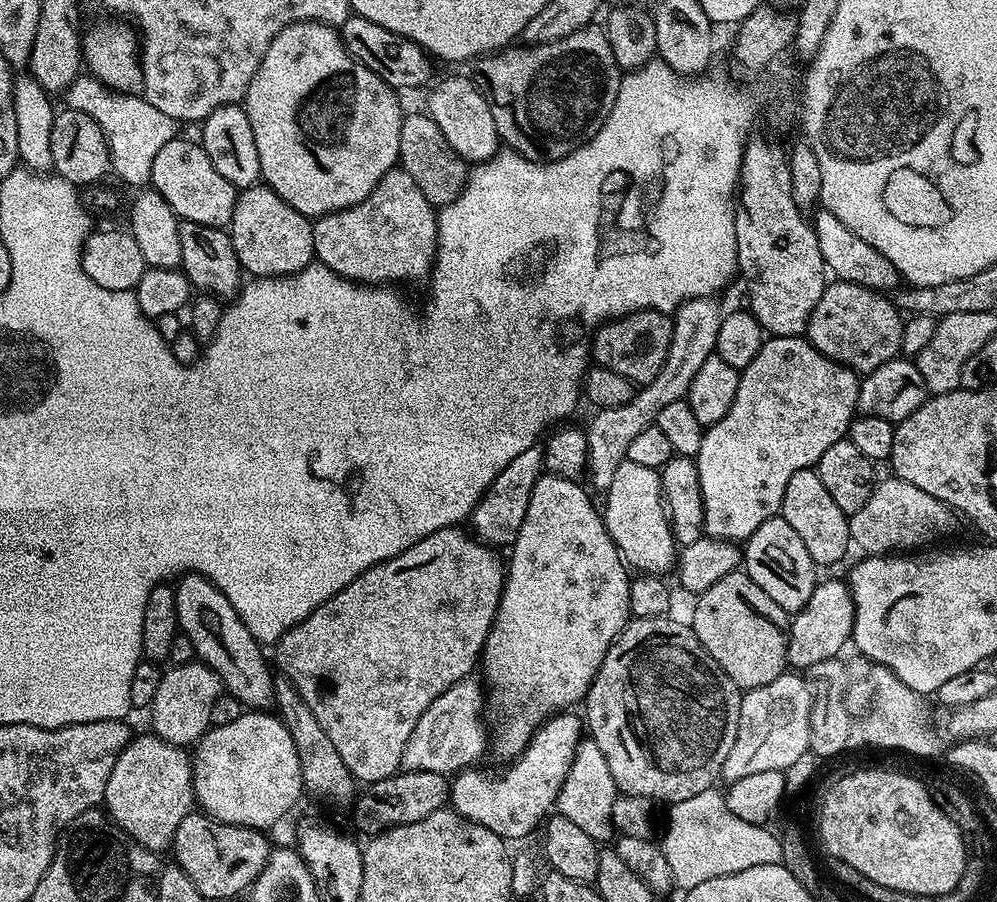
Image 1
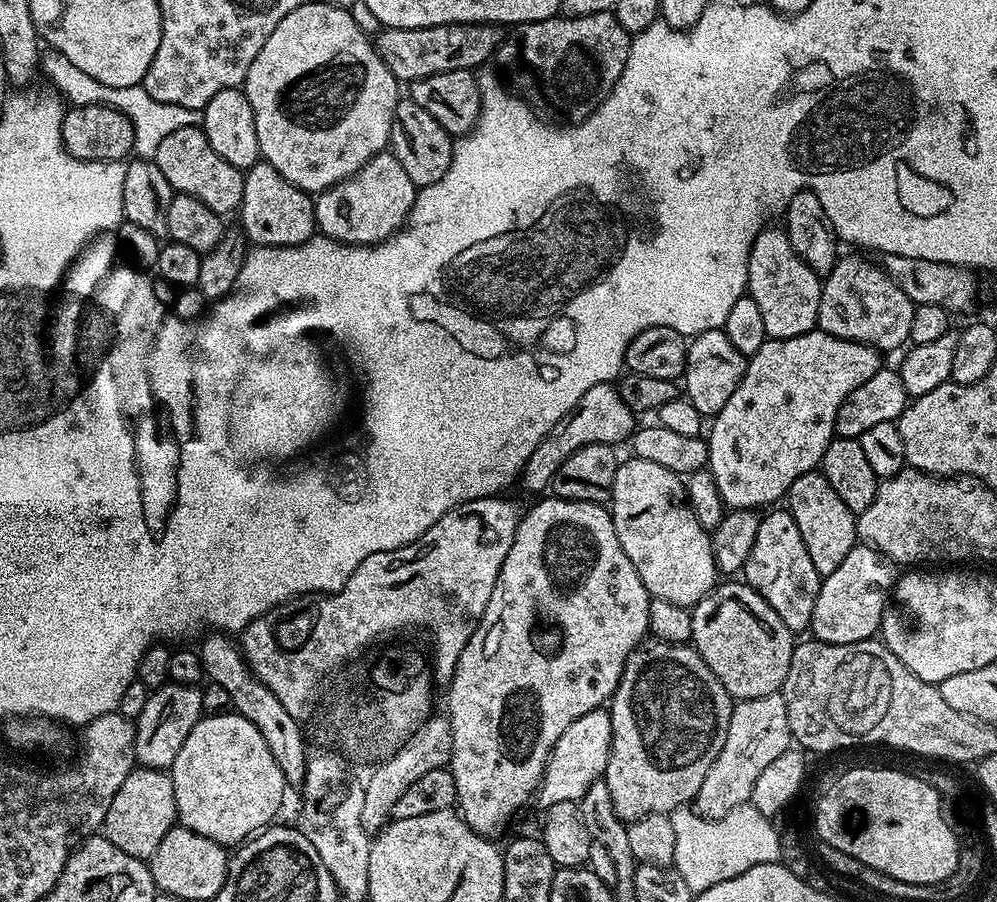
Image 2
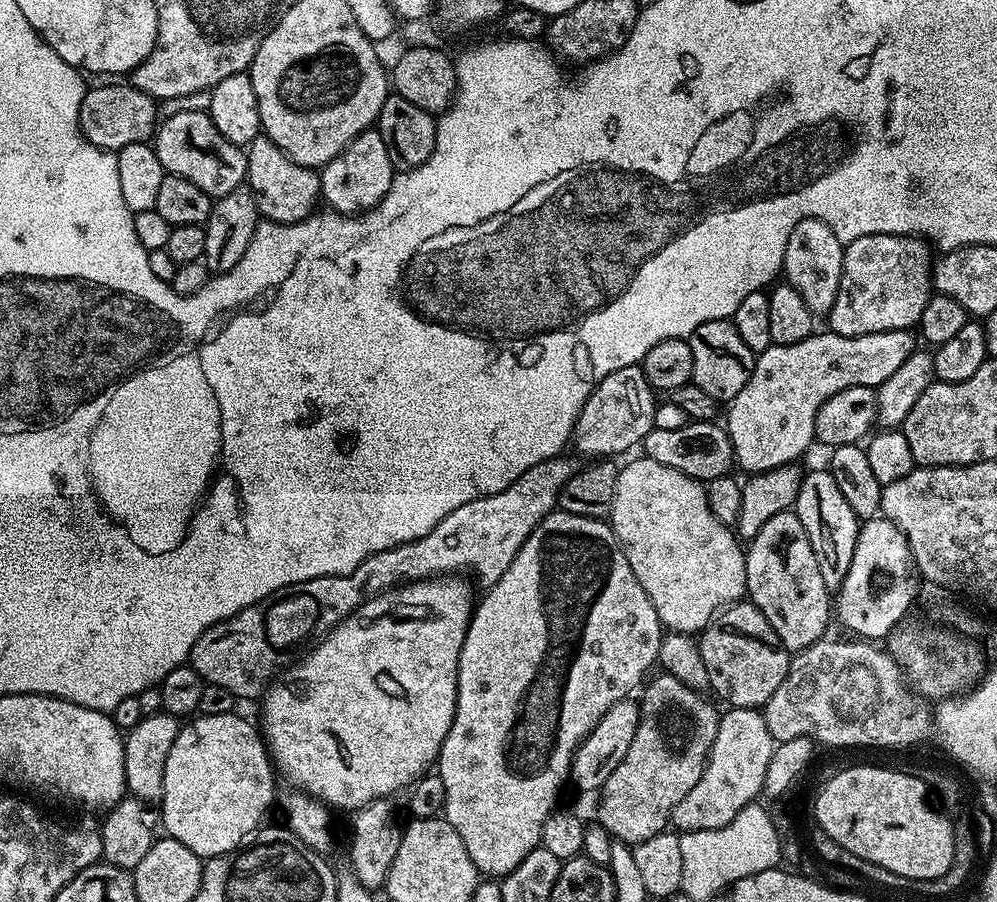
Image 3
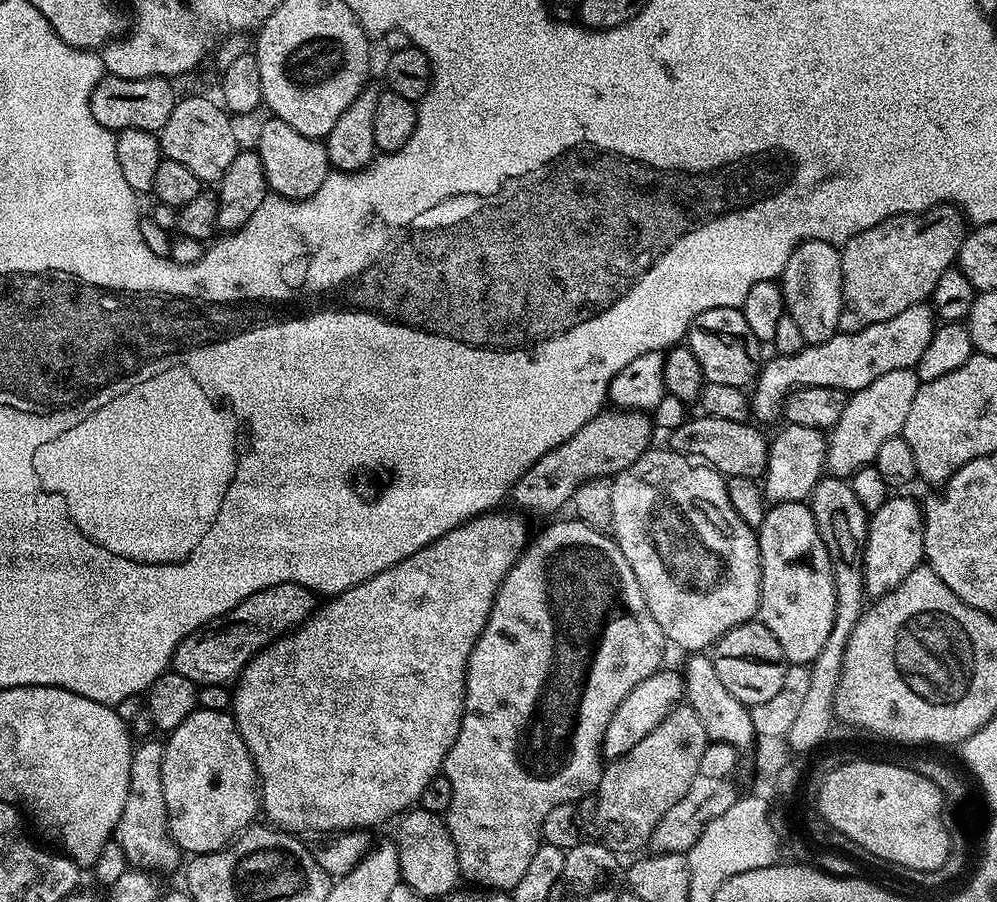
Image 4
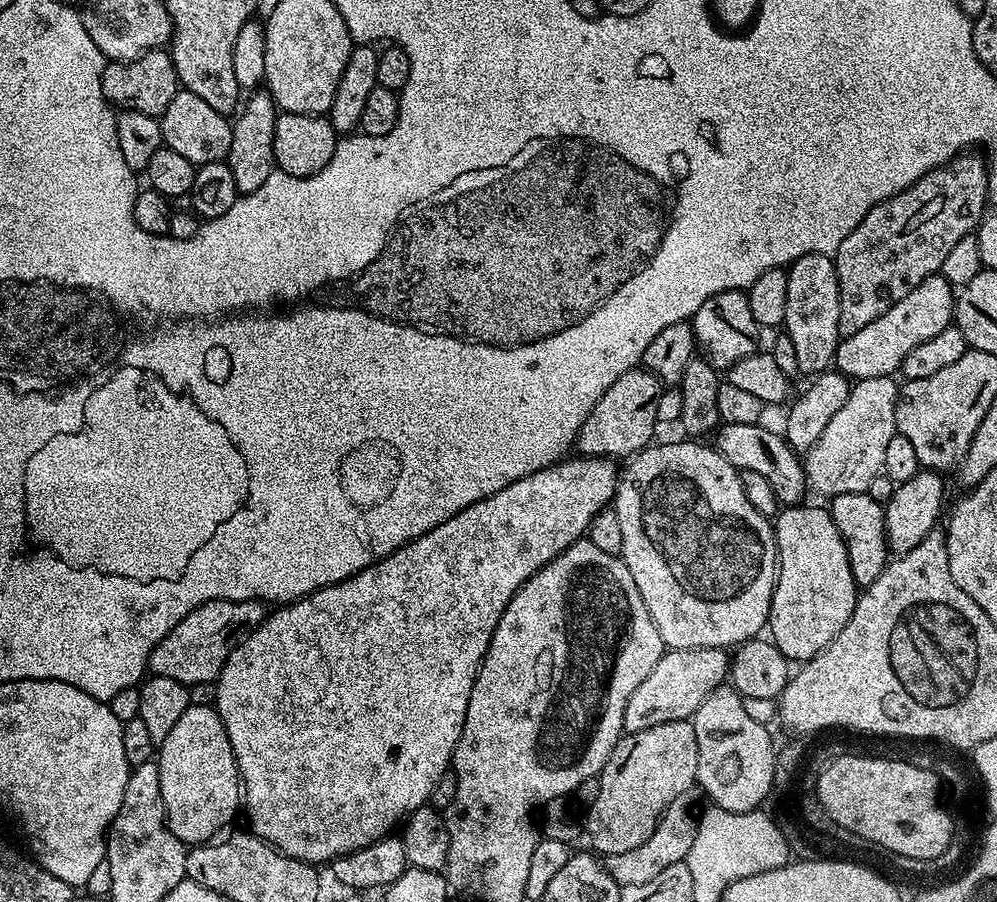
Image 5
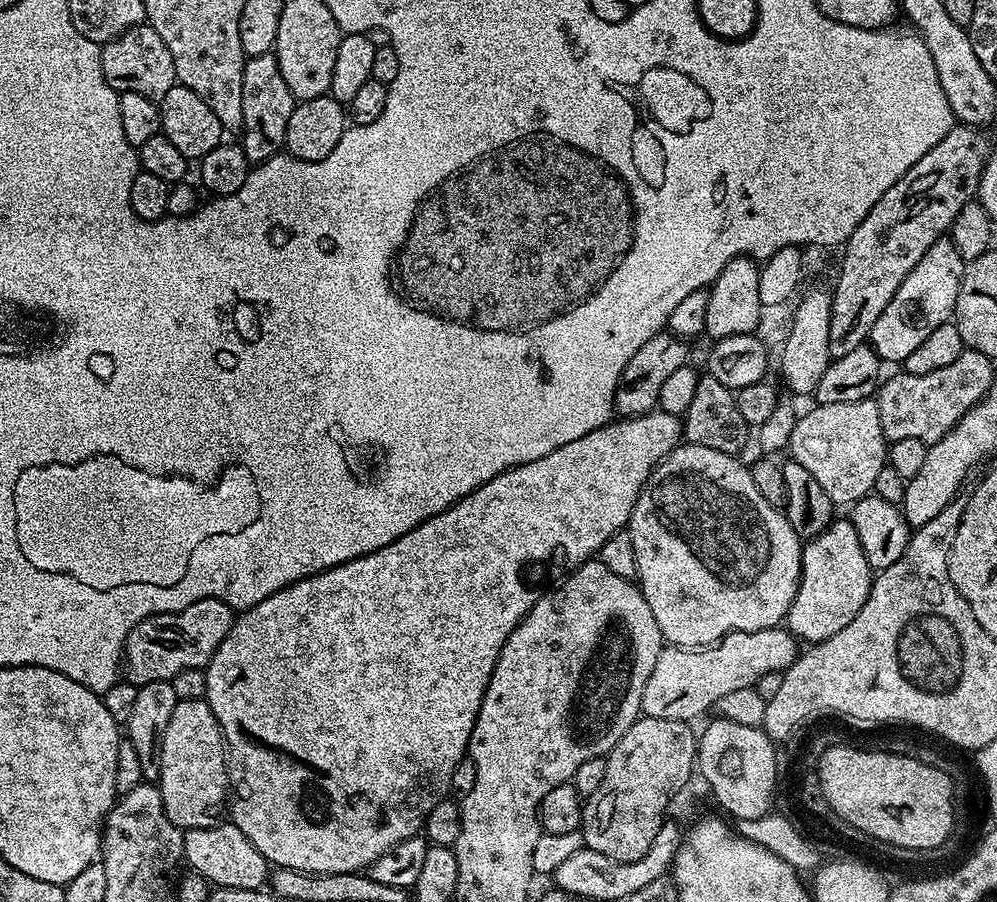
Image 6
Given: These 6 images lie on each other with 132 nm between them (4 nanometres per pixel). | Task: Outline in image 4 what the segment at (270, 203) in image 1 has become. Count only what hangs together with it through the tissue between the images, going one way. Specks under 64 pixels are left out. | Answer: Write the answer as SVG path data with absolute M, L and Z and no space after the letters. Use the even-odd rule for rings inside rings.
M268 118L261 126L254 151L262 158L269 189L287 200L305 200L318 194L318 186L326 182L330 171L328 150L321 141L306 138L306 134L298 134L294 126L286 126L286 122L275 118Z

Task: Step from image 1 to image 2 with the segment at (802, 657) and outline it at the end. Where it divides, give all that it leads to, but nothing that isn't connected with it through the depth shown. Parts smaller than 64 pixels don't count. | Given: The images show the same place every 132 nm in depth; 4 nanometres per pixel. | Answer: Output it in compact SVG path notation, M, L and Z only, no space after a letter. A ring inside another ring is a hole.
M863 542L857 543L850 554L842 558L838 570L821 579L818 598L814 602L811 635L827 644L849 644L873 639L879 633L880 619L890 603L890 593L897 579L898 568L893 561L878 549Z

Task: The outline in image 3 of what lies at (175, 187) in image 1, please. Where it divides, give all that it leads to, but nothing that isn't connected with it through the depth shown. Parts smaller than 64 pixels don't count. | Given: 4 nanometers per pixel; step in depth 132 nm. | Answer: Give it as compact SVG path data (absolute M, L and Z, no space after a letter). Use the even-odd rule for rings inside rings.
M190 109L165 115L154 133L154 147L158 162L162 162L167 175L187 178L213 198L225 196L241 187L248 175L247 151L224 138L222 130L218 130L207 111Z

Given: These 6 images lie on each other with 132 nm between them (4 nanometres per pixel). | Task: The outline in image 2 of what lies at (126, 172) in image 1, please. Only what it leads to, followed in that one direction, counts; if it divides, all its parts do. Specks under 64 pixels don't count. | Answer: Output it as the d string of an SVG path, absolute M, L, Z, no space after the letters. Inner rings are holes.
M47 49L41 55L41 73L52 82L53 88L69 105L80 107L82 105L108 105L124 113L130 118L134 126L134 148L133 153L139 159L155 159L159 143L169 134L174 134L176 130L184 129L186 126L194 125L203 127L205 114L201 108L190 108L177 106L173 103L158 102L156 98L151 98L146 93L143 85L114 87L106 86L105 83L98 82L90 74L83 73L70 58L56 49Z

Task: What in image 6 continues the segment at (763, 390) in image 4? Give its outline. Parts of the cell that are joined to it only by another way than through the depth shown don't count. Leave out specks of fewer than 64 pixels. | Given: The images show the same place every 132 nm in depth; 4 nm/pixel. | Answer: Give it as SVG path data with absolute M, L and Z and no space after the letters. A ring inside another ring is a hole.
M942 238L922 254L922 262L902 278L894 298L890 298L886 310L882 310L878 322L868 332L870 347L880 356L896 366L903 365L906 358L932 333L937 326L953 319L958 302L958 286L964 277L966 262L952 245L951 239Z

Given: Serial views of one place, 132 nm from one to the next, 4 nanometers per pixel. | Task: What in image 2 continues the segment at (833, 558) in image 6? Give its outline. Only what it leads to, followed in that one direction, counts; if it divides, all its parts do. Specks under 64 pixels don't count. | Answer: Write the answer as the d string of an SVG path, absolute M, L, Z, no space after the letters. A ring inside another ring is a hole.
M769 511L758 526L758 538L754 538L754 550L750 550L750 558L746 562L742 576L762 599L786 622L793 634L807 629L812 623L814 602L818 598L822 577L814 570L814 562L810 562L810 554L806 550L806 542L802 542L802 530L798 530L798 522L794 522L792 513Z

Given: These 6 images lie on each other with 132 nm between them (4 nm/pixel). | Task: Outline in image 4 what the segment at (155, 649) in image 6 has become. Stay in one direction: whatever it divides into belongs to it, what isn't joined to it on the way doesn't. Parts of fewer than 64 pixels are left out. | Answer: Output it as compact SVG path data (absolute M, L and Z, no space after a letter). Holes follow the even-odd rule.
M279 584L258 590L258 594L250 594L250 598L238 602L234 610L191 632L174 650L171 671L188 676L198 686L235 681L256 653L278 637L287 636L293 628L299 628L317 607L317 597L306 586Z

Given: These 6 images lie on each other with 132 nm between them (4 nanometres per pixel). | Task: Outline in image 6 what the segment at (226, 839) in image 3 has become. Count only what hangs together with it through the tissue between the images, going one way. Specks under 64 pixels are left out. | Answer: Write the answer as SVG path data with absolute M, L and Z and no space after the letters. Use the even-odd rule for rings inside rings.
M207 699L177 700L162 742L158 787L170 822L181 830L212 828L218 823L220 803L230 792L224 731Z

